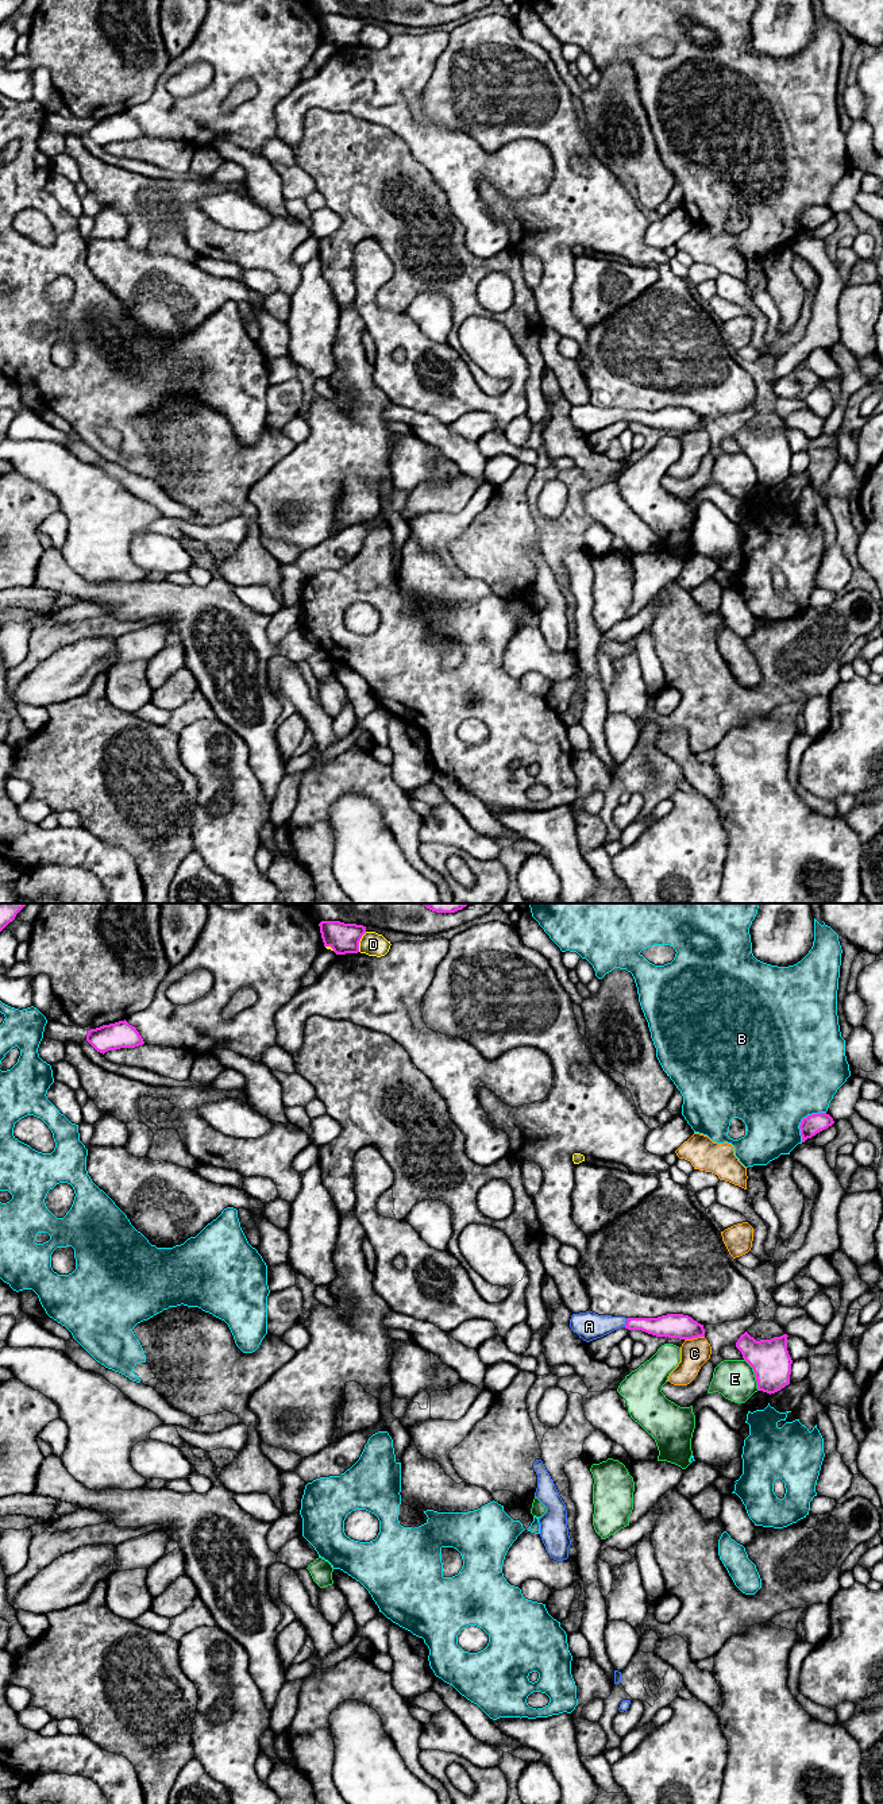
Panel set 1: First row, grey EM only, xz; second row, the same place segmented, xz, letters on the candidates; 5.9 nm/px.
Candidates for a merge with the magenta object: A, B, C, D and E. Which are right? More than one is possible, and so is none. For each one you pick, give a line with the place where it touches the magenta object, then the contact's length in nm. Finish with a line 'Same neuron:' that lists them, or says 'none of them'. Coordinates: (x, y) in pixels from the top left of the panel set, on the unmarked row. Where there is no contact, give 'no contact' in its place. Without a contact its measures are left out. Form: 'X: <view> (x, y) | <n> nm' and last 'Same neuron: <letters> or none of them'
A: xz (627, 415) | 60 nm
Same neuron: A

